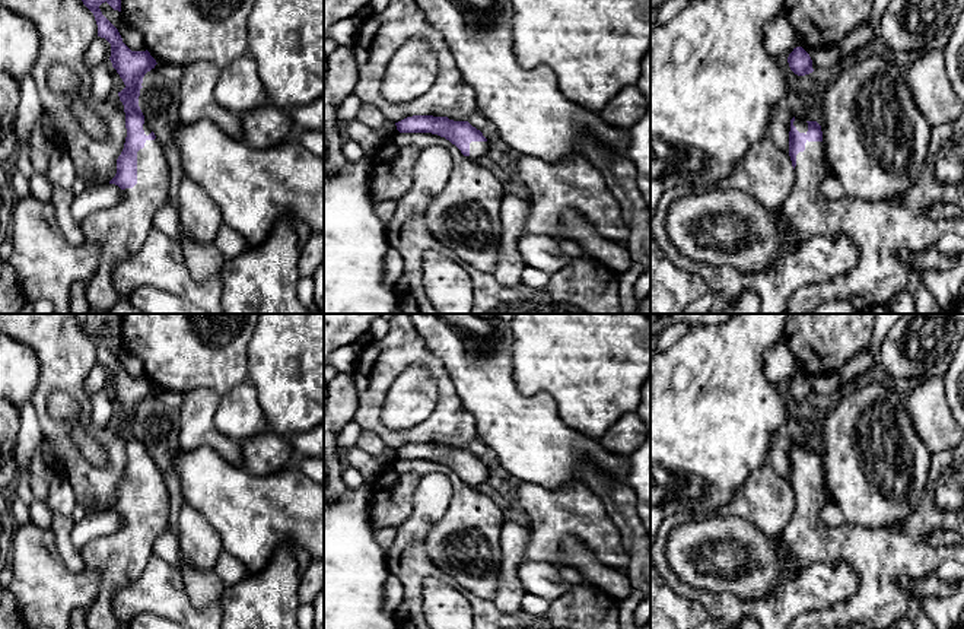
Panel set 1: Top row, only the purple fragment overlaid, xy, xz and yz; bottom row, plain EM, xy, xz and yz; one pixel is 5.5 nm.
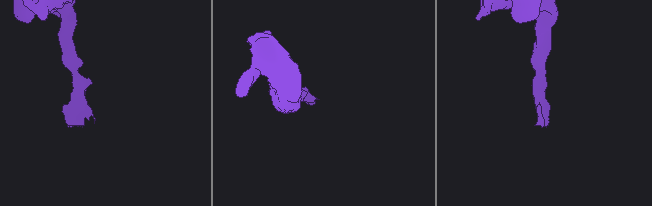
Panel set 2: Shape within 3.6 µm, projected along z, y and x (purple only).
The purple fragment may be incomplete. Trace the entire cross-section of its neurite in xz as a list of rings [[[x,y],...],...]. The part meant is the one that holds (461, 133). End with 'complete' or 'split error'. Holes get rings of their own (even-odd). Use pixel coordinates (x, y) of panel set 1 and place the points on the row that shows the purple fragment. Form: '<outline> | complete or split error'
[[[413,115],[395,123],[400,133],[432,133],[455,144],[464,156],[477,161],[489,152],[489,142],[468,121],[454,121],[448,117]]] | split error

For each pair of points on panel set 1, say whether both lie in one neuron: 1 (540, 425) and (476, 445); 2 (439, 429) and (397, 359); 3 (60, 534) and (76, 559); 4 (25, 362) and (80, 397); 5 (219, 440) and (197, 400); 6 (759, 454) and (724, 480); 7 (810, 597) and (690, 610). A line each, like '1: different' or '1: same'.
1: different
2: same
3: same
4: different
5: same
6: same
7: different

